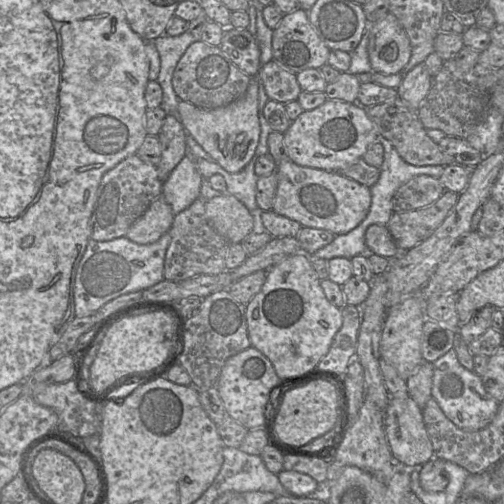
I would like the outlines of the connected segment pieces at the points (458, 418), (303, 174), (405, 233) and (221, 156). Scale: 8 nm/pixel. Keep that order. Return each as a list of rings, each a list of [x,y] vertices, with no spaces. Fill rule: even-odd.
[[[454,349],[433,362],[431,394],[446,417],[464,431],[486,427],[495,417],[500,404],[485,390],[481,377],[460,364]]]
[[[289,159],[277,162],[277,190],[272,210],[303,227],[345,235],[366,217],[371,205],[370,188],[339,172],[303,167]]]
[[[444,190],[429,206],[393,213],[387,227],[400,252],[414,248],[429,238],[453,209],[459,194]]]
[[[256,76],[252,77],[245,94],[226,106],[202,109],[180,99],[175,114],[180,119],[186,133],[194,138],[216,163],[230,173],[237,173],[252,159],[259,142],[258,104],[258,79]]]

